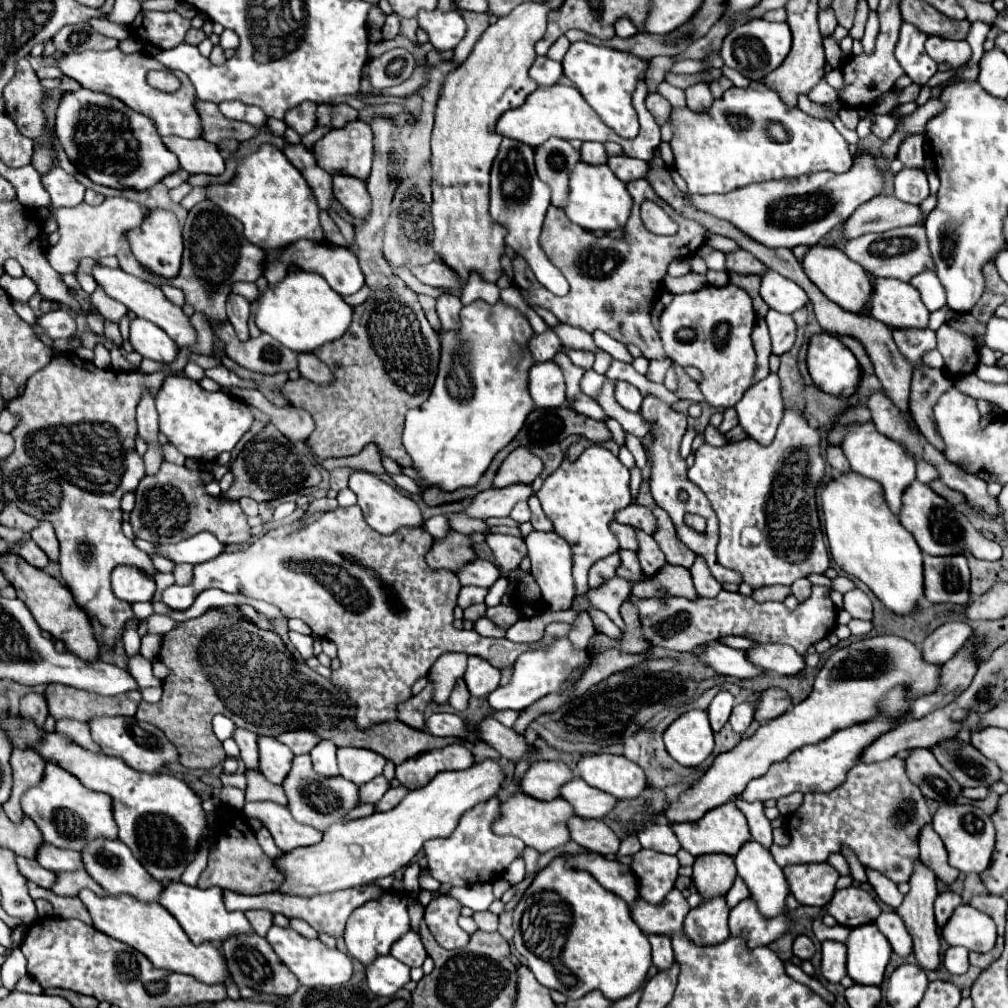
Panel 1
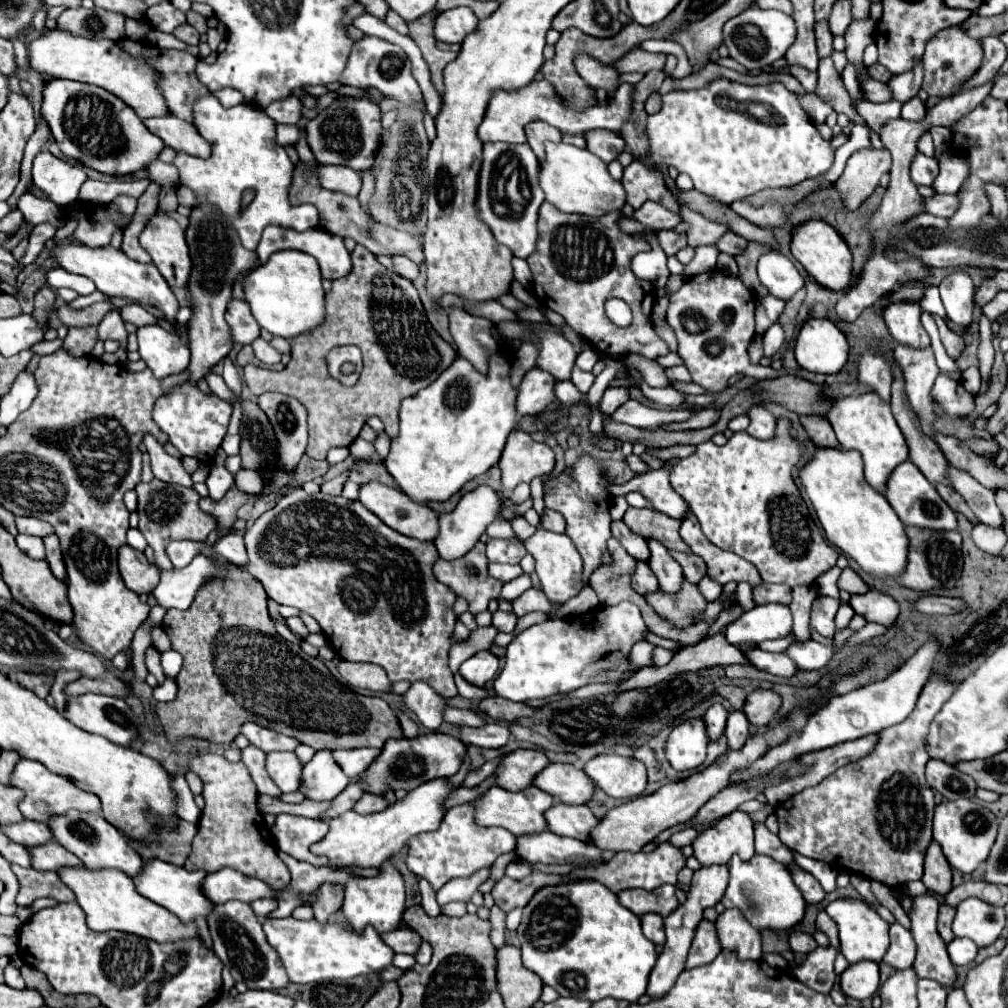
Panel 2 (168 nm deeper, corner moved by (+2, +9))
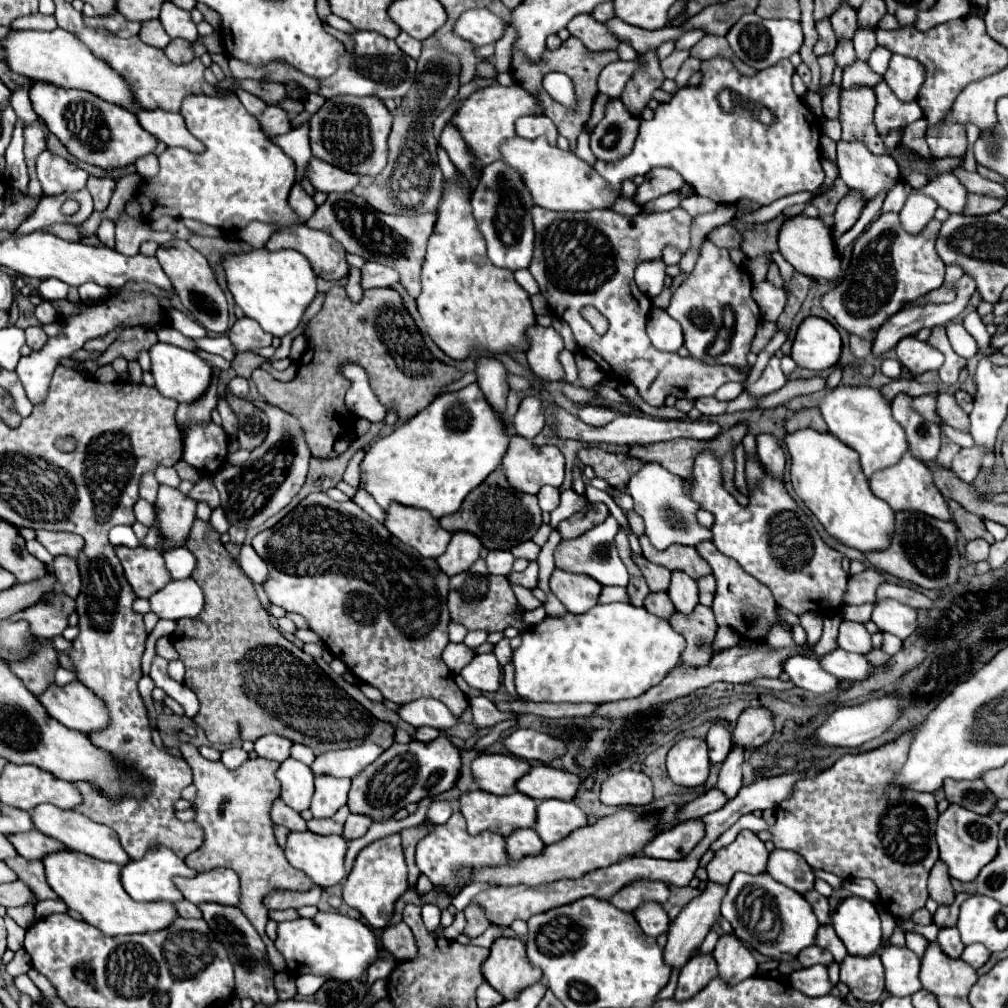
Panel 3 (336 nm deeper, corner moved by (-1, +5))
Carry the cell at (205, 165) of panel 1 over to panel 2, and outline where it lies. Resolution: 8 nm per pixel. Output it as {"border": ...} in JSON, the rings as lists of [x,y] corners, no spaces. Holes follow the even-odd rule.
{"border":[[[173,115],[145,119],[143,123],[151,133],[161,137],[165,145],[173,147],[175,151],[183,151],[187,155],[201,157],[201,159],[211,157],[211,145],[197,133],[197,129],[191,123],[181,121]]]}

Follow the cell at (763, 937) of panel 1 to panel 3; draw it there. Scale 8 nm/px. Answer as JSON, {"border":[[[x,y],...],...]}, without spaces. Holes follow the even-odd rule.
{"border":[[[734,935],[720,937],[712,957],[718,965],[718,977],[728,985],[736,985],[758,971],[752,953]]]}

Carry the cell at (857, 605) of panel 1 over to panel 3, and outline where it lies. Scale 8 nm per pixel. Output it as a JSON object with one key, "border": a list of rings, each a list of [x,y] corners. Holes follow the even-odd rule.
{"border":[[[892,599],[878,601],[872,613],[872,621],[884,631],[892,633],[900,639],[906,639],[916,629],[916,609],[910,605],[902,605]]]}

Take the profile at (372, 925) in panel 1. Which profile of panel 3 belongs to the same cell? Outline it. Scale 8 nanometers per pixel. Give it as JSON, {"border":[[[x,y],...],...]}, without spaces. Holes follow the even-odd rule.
{"border":[[[396,833],[366,845],[358,853],[352,865],[352,871],[344,883],[344,901],[350,907],[358,909],[366,917],[372,929],[384,929],[392,917],[394,903],[406,889],[408,889],[408,869],[404,861],[402,841],[400,841],[400,835]]]}

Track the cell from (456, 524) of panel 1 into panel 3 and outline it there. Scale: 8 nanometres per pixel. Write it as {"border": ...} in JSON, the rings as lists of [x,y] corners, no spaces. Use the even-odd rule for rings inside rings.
{"border":[[[526,541],[526,543],[522,543],[522,545],[518,545],[518,547],[512,549],[514,557],[524,557],[528,561],[536,561],[538,553],[540,553],[540,547],[534,541]]]}

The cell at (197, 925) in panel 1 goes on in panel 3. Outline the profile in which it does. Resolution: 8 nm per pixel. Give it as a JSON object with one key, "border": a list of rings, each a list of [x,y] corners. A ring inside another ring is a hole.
{"border":[[[154,845],[148,849],[148,853],[142,859],[138,859],[138,861],[132,859],[122,867],[120,881],[122,881],[124,891],[136,901],[170,901],[170,903],[176,903],[176,901],[182,901],[180,891],[172,883],[172,877],[176,877],[176,875],[194,877],[196,871],[190,869],[180,857],[176,857],[168,847]]]}

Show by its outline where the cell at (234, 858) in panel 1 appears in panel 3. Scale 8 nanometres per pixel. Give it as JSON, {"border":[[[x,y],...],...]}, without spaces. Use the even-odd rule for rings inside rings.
{"border":[[[178,741],[178,749],[180,749],[182,757],[188,761],[188,765],[194,771],[196,799],[192,801],[192,809],[196,811],[194,821],[204,831],[204,843],[202,843],[202,847],[198,851],[190,853],[184,861],[186,861],[188,867],[196,869],[198,873],[210,871],[214,867],[230,867],[230,869],[236,871],[236,875],[240,877],[240,911],[248,917],[248,921],[256,927],[258,935],[266,943],[266,951],[268,951],[268,959],[270,959],[272,967],[276,971],[286,971],[284,957],[278,953],[278,949],[274,947],[274,943],[270,941],[270,937],[266,937],[264,927],[268,923],[268,909],[262,905],[262,899],[272,889],[310,891],[314,885],[312,885],[312,879],[308,875],[304,875],[304,873],[300,873],[300,869],[294,869],[292,865],[288,865],[288,859],[284,857],[284,851],[278,847],[276,837],[274,837],[274,823],[270,819],[270,809],[272,809],[272,801],[276,801],[280,797],[280,781],[276,779],[276,769],[280,767],[280,763],[258,757],[258,759],[246,759],[238,769],[226,769],[224,763],[220,763],[220,761],[208,761],[208,759],[204,759],[198,753],[198,747],[192,745],[192,743],[188,743],[188,741]]]}

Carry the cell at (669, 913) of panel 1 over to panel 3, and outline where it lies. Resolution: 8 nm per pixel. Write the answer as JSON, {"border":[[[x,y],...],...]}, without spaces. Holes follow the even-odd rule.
{"border":[[[640,879],[640,881],[632,881],[630,885],[626,885],[624,889],[620,889],[620,893],[614,893],[608,901],[622,909],[622,911],[634,911],[642,901],[656,901],[656,903],[666,903],[670,897],[670,889],[662,883],[662,881],[648,881],[648,879]]]}

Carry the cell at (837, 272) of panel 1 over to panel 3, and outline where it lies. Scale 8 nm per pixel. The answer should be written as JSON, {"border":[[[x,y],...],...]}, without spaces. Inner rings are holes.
{"border":[[[796,215],[792,219],[784,219],[778,233],[778,247],[782,257],[802,275],[808,275],[812,279],[826,279],[834,281],[840,273],[840,259],[832,241],[830,227],[824,225],[822,219],[812,219],[806,215]]]}

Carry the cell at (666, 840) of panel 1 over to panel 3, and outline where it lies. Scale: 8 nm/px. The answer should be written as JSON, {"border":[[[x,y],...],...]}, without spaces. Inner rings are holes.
{"border":[[[914,731],[904,733],[894,743],[882,745],[868,753],[844,755],[830,769],[818,773],[816,777],[806,777],[806,779],[796,781],[792,795],[776,807],[774,825],[766,825],[762,821],[762,817],[756,817],[752,813],[744,815],[720,839],[716,839],[716,843],[712,843],[710,849],[716,851],[716,849],[730,845],[736,839],[736,835],[744,829],[750,829],[754,833],[768,831],[772,835],[772,843],[776,845],[776,849],[800,853],[812,869],[824,869],[842,879],[866,877],[866,879],[874,881],[874,885],[880,891],[880,901],[888,905],[886,911],[894,917],[896,927],[904,933],[918,933],[918,935],[926,937],[930,943],[934,943],[938,929],[914,925],[912,913],[926,905],[926,899],[928,899],[926,881],[928,881],[930,869],[938,861],[938,845],[934,839],[936,819],[938,819],[936,801],[934,801],[932,793],[916,793],[916,791],[906,791],[906,789],[898,789],[896,785],[892,785],[894,773],[906,761],[908,743],[912,741],[912,735],[914,735]]]}

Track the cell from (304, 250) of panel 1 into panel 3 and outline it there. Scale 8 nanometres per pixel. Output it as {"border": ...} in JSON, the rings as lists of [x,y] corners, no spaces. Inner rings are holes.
{"border":[[[302,223],[276,231],[266,243],[266,249],[294,249],[302,253],[310,261],[314,273],[326,281],[336,281],[348,275],[344,247],[338,241],[334,241],[328,233],[314,231]]]}

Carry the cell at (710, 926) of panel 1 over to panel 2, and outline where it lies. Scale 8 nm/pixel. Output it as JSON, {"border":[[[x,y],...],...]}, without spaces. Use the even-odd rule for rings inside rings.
{"border":[[[709,919],[699,921],[699,925],[695,929],[693,943],[691,943],[691,949],[689,949],[685,969],[707,965],[719,953],[721,953],[721,945],[717,945],[717,927],[715,927],[715,923],[711,923]]]}

